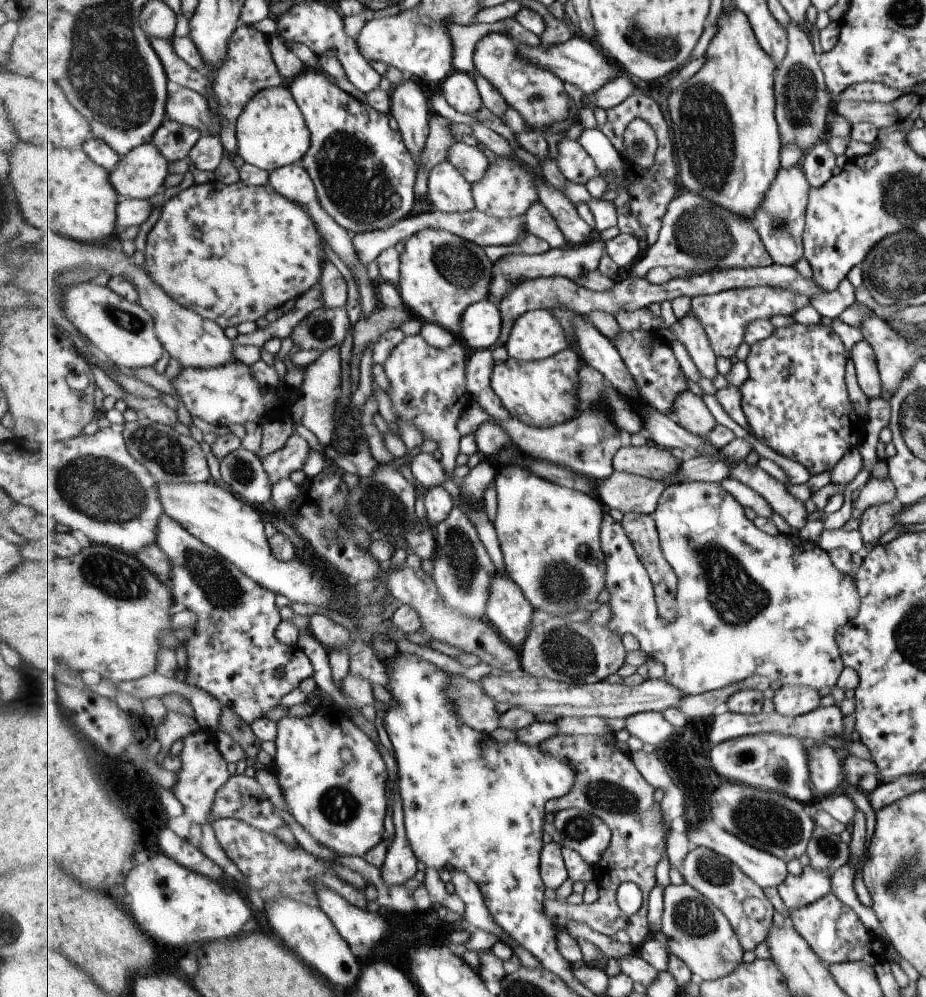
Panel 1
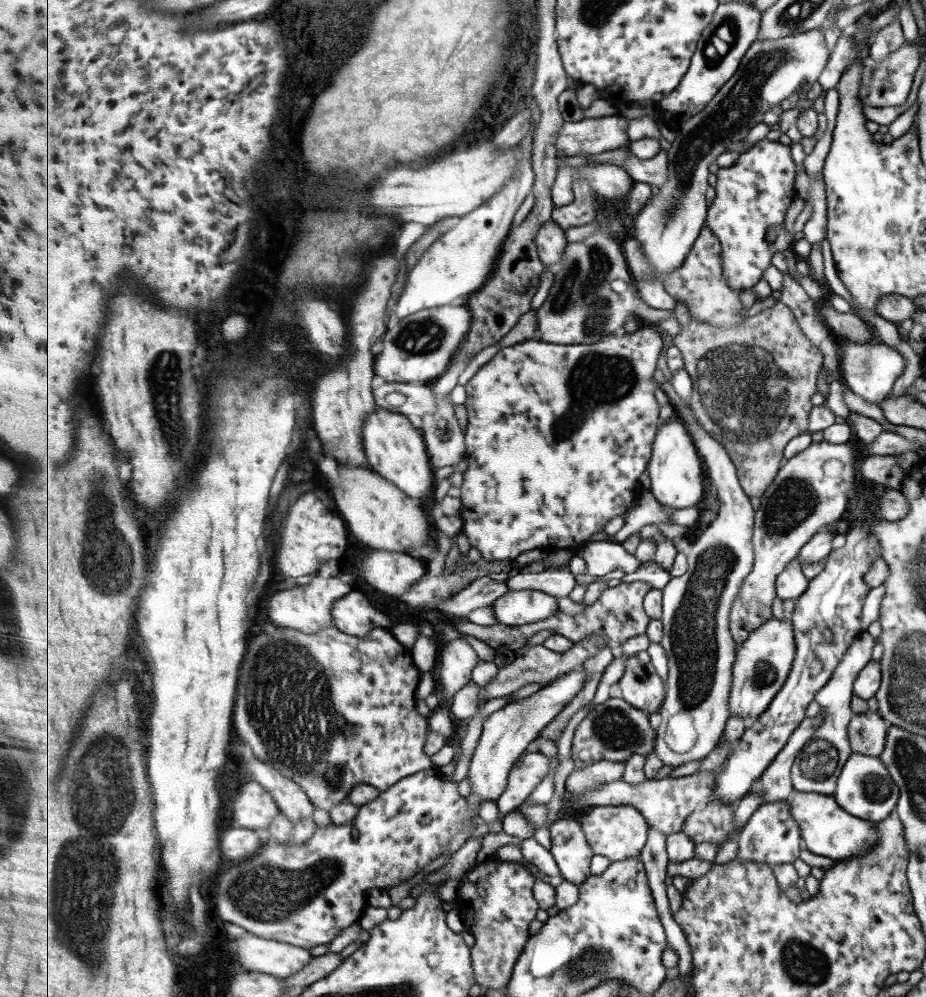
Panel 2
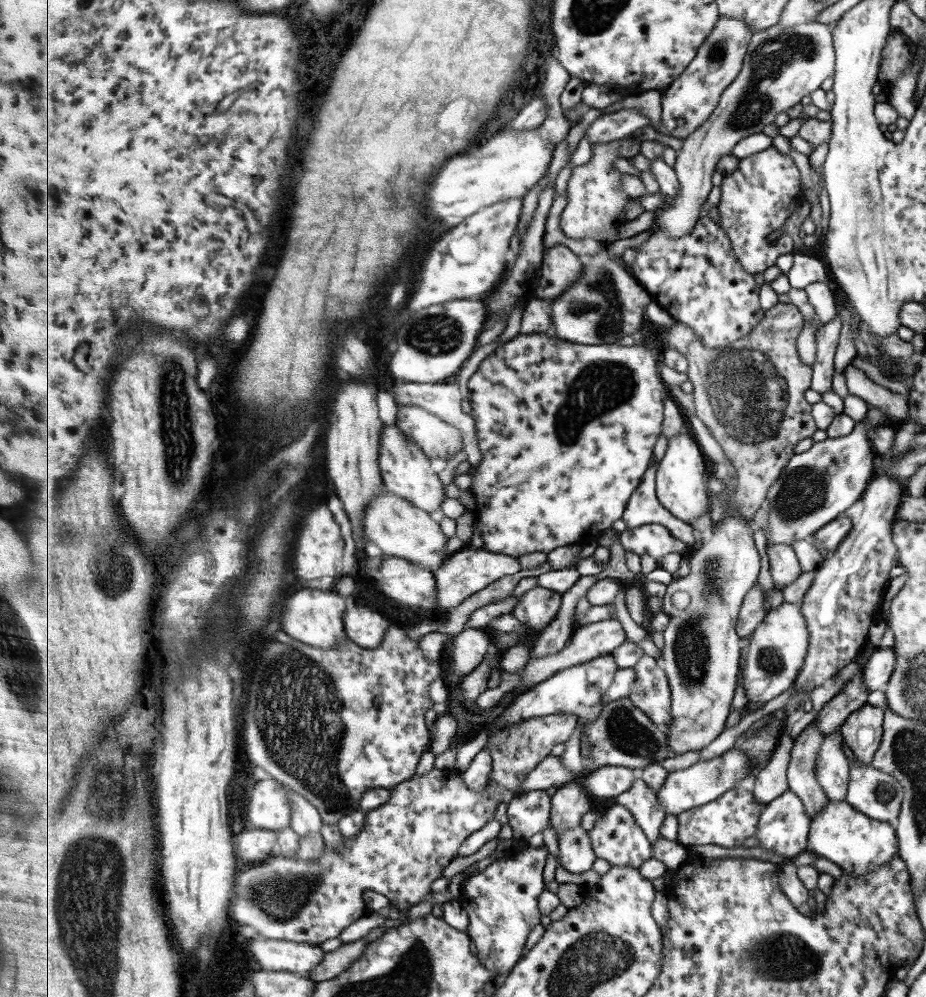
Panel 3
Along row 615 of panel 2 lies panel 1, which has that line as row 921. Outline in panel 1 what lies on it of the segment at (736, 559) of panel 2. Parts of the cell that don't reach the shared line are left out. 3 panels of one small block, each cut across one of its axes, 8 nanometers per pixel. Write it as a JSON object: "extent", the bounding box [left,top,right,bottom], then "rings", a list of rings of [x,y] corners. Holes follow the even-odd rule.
{"extent":[662,882,743,981],"rings":[[[686,882],[666,887],[662,930],[669,938],[671,952],[677,954],[691,972],[703,981],[725,978],[743,962],[743,945],[727,916],[709,898]]]}

